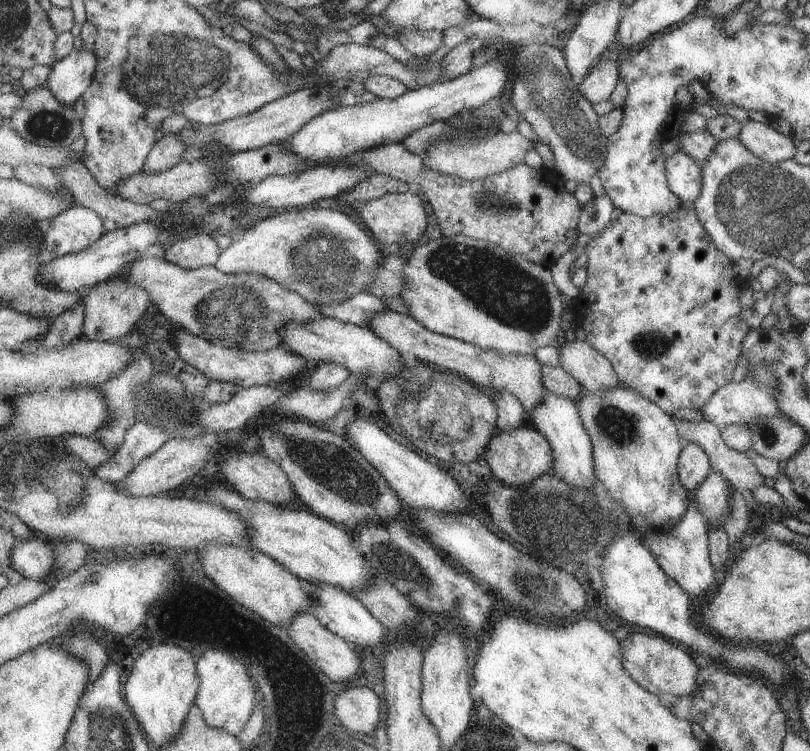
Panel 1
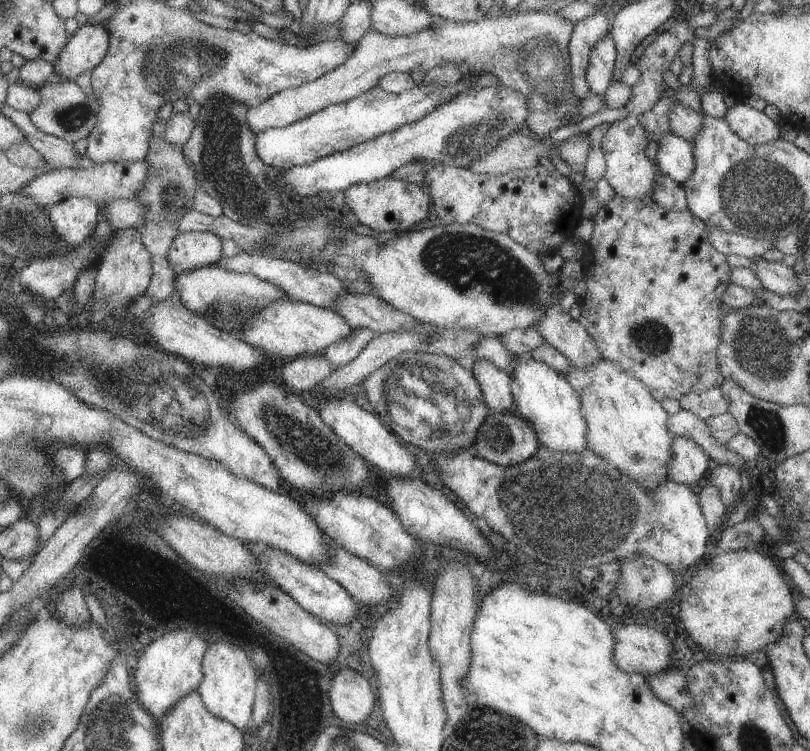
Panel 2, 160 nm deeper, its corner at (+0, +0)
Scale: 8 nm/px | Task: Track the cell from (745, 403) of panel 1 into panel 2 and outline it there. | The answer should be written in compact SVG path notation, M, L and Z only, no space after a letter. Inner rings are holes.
M713 387L701 392L686 392L678 400L681 409L698 416L702 421L725 413L728 410L728 401L723 399L719 387Z

